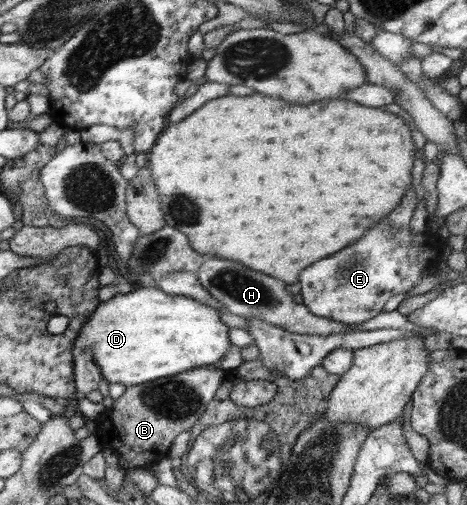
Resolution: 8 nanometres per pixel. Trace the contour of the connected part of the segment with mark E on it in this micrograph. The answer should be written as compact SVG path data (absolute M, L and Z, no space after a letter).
M382 220L370 232L366 232L366 236L362 236L358 242L302 270L300 293L304 299L303 304L312 315L344 324L362 324L382 313L384 305L392 296L405 294L414 288L423 279L422 272L425 268L434 267L437 271L442 265L440 257L445 248L448 248L448 245L440 240L437 233L425 231L418 234L418 232L412 232L409 227L402 228L402 230L390 230L388 220Z

